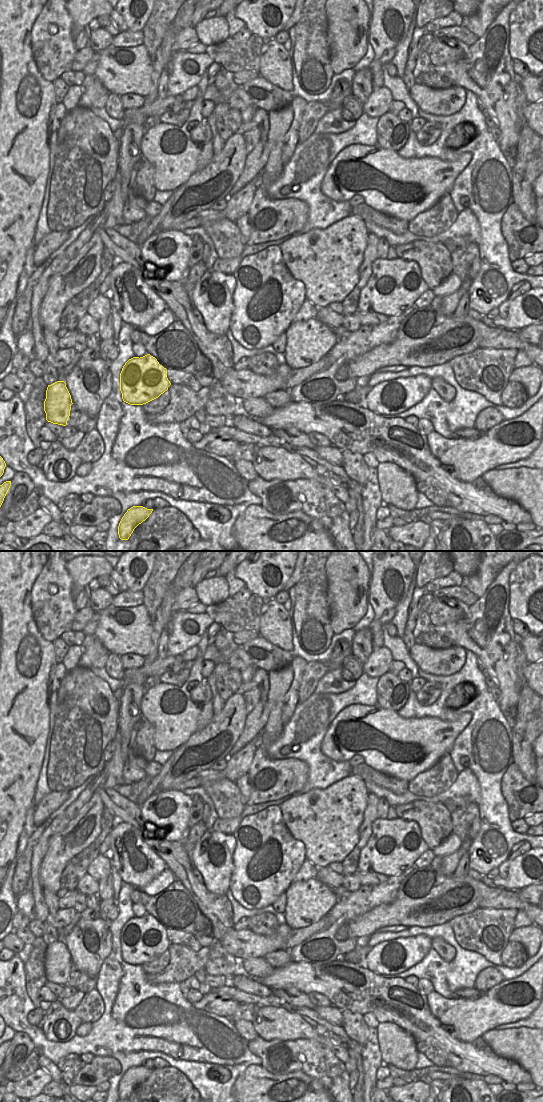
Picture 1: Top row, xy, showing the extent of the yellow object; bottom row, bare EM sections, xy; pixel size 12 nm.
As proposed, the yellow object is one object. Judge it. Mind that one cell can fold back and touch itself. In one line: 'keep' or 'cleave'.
keep

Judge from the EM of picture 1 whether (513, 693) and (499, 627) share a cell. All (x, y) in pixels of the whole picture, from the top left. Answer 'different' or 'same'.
same

